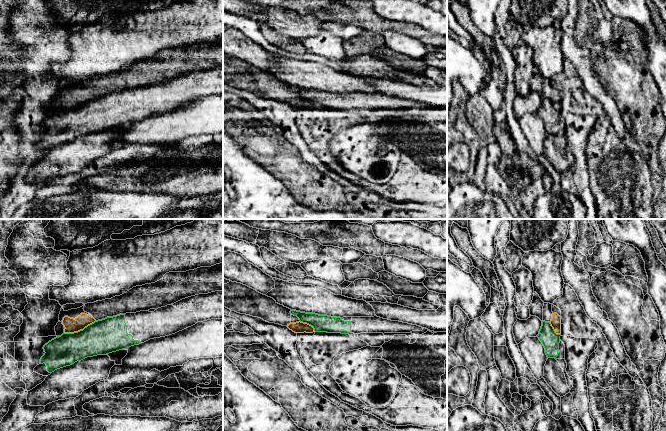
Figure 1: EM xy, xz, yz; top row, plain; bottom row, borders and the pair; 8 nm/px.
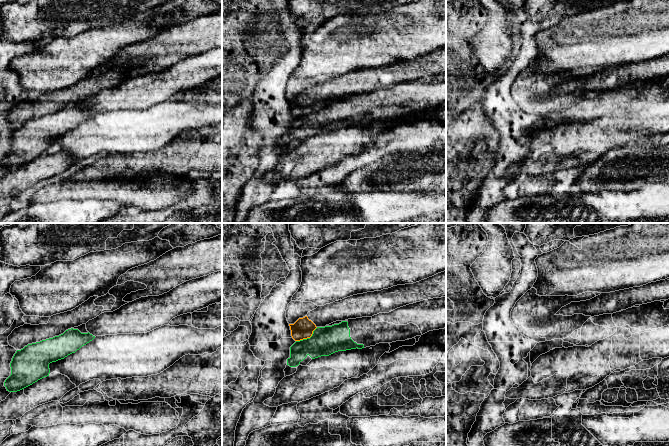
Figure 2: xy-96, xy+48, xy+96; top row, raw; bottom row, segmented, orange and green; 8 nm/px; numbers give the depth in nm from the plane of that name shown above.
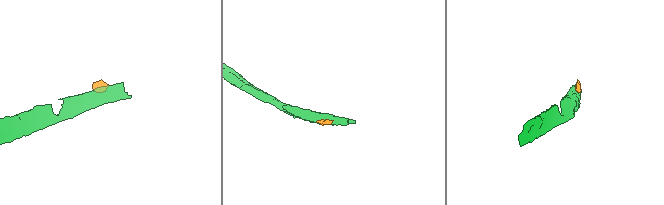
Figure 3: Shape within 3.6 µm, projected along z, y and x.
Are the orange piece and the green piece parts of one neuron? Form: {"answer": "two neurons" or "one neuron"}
{"answer": "two neurons"}

